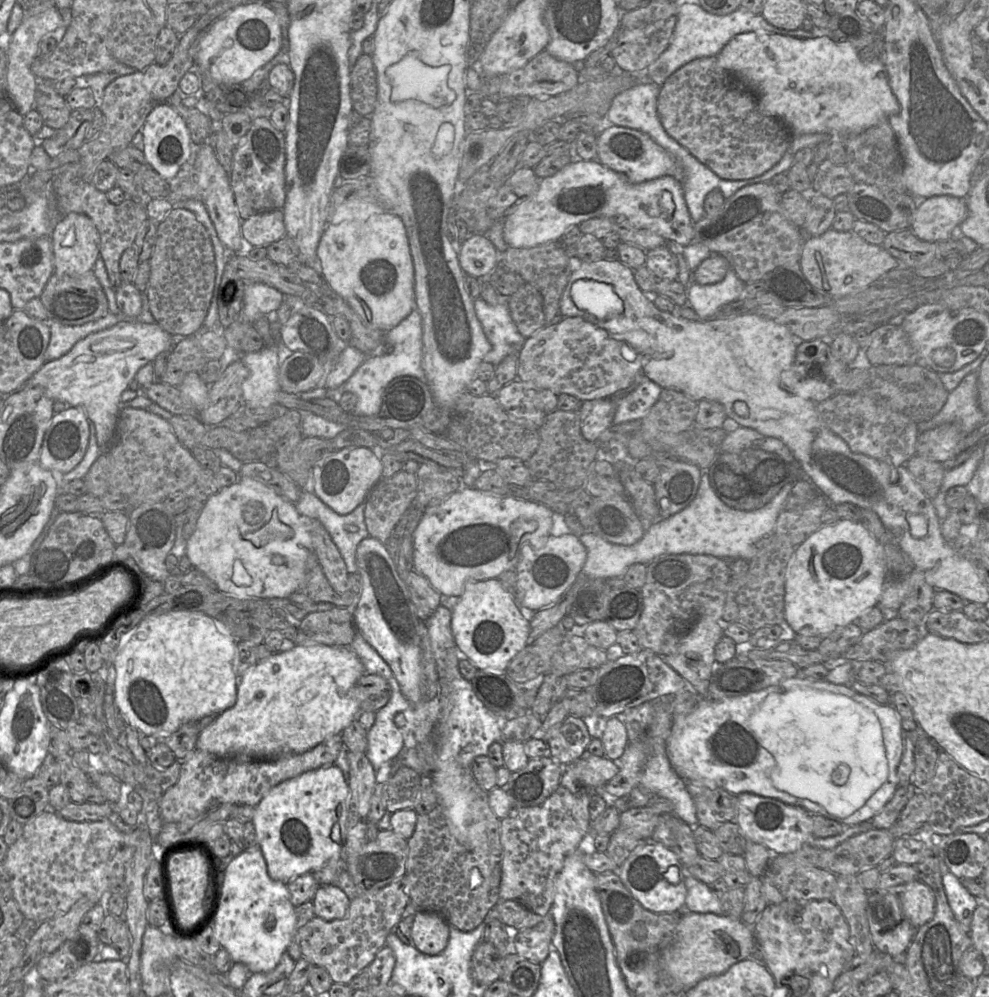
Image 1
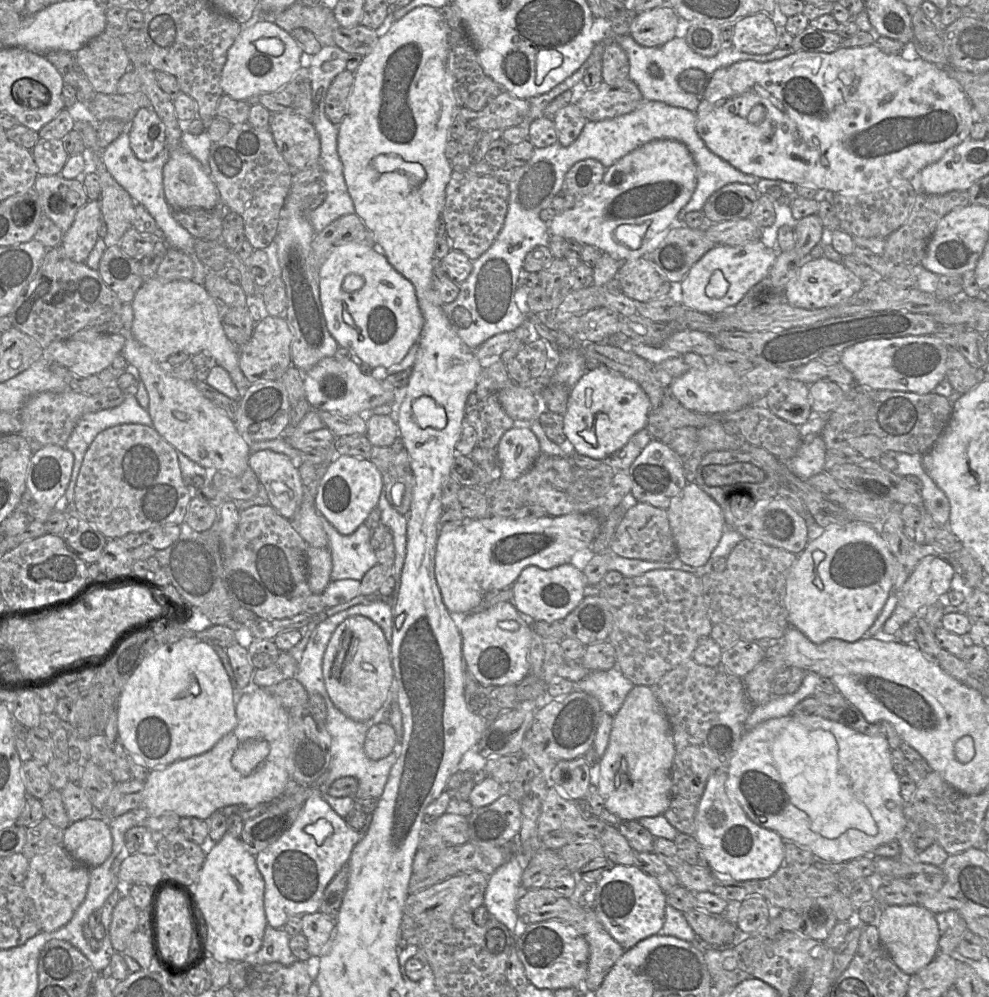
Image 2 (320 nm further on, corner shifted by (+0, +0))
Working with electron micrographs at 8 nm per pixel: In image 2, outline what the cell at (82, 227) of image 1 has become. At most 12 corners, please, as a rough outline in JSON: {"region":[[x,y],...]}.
{"region":[[100,200],[77,212],[60,244],[65,255],[85,262],[102,223]]}

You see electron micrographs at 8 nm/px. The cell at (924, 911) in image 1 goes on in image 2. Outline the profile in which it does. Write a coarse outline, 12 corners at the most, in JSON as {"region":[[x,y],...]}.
{"region":[[918,904],[888,906],[881,947],[909,976],[938,954],[935,915]]}

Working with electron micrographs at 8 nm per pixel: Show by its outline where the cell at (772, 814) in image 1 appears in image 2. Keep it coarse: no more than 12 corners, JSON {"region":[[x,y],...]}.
{"region":[[706,784],[694,836],[708,865],[737,881],[784,864],[785,840]]}

